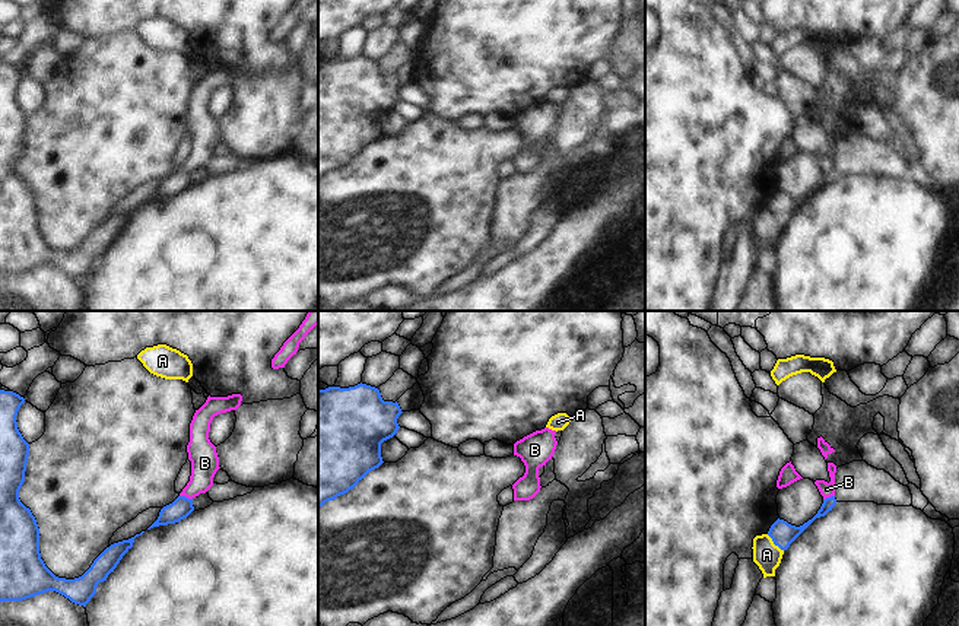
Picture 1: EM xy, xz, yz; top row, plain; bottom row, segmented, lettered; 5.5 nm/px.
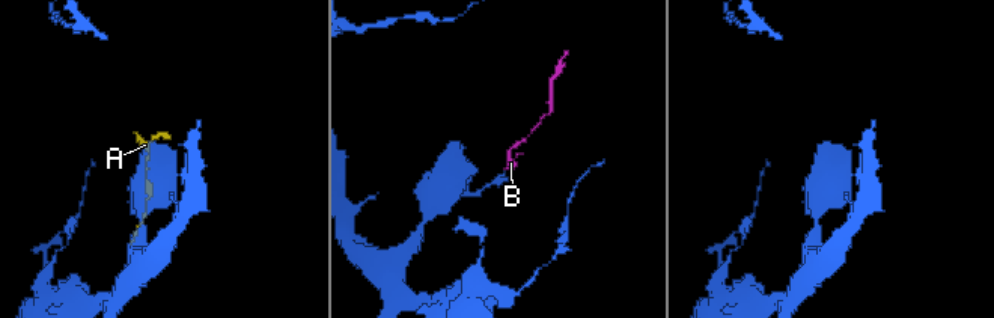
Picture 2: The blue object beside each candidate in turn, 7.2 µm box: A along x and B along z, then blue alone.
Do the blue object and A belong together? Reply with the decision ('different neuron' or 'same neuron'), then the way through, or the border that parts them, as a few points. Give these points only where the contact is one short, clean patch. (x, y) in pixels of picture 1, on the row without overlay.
different neuron; border along yz (767, 207), (783, 223)

